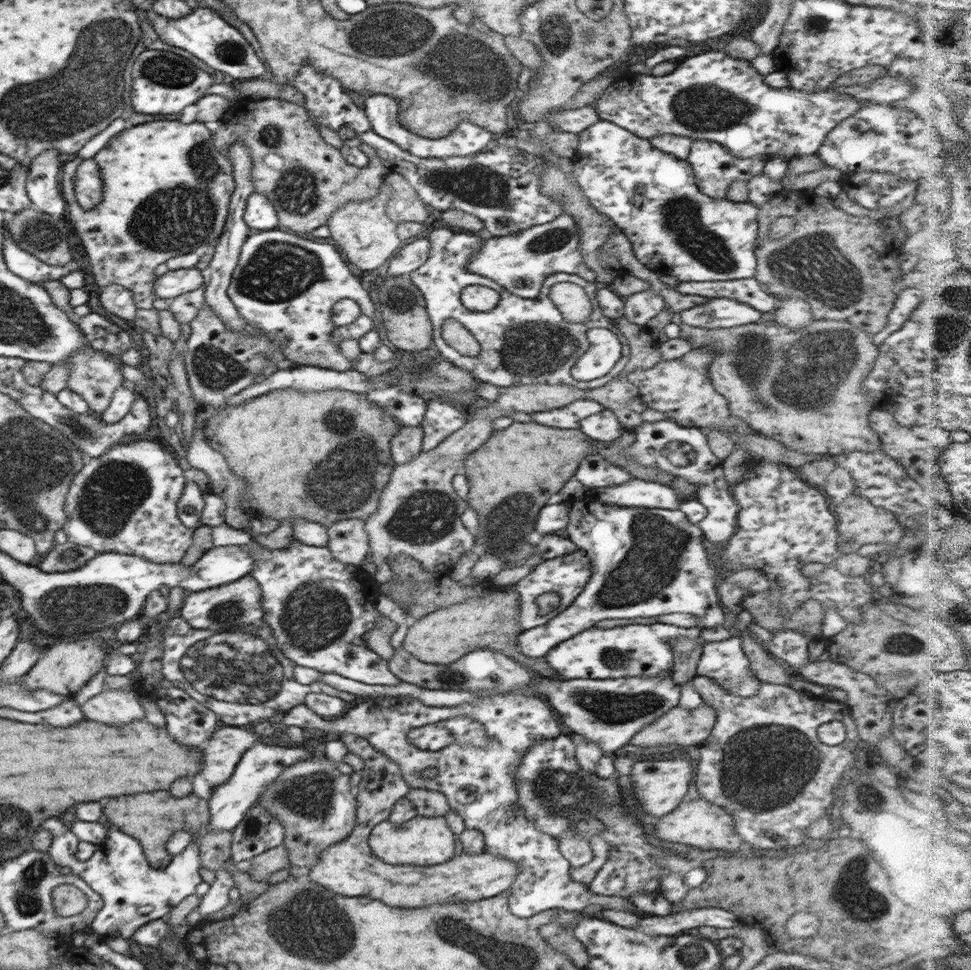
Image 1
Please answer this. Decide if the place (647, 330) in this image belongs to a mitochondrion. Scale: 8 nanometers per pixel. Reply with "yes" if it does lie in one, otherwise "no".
no

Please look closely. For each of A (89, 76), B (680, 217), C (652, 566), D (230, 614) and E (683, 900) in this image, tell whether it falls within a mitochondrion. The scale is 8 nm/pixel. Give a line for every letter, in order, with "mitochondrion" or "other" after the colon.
A: mitochondrion
B: mitochondrion
C: mitochondrion
D: mitochondrion
E: other

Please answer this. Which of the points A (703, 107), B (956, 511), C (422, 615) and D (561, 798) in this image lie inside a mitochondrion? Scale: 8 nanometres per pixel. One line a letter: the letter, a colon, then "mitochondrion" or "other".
A: mitochondrion
B: other
C: other
D: mitochondrion

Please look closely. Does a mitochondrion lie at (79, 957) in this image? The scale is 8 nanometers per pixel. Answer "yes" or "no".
no

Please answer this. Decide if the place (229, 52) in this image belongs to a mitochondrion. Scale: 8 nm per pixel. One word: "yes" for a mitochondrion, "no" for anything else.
yes

